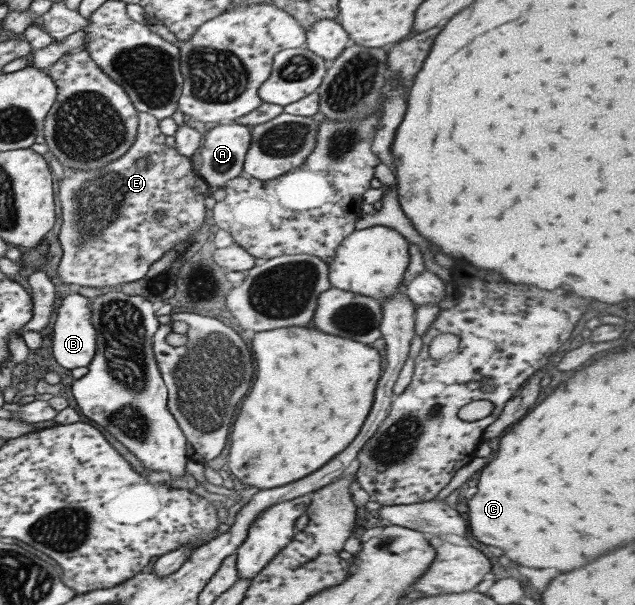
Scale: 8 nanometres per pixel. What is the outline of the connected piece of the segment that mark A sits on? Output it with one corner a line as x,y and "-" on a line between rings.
222,122
210,128
204,134
200,145
201,166
197,170
198,176
204,179
210,193
223,188
226,181
238,176
243,168
243,160
250,144
250,127
234,122

